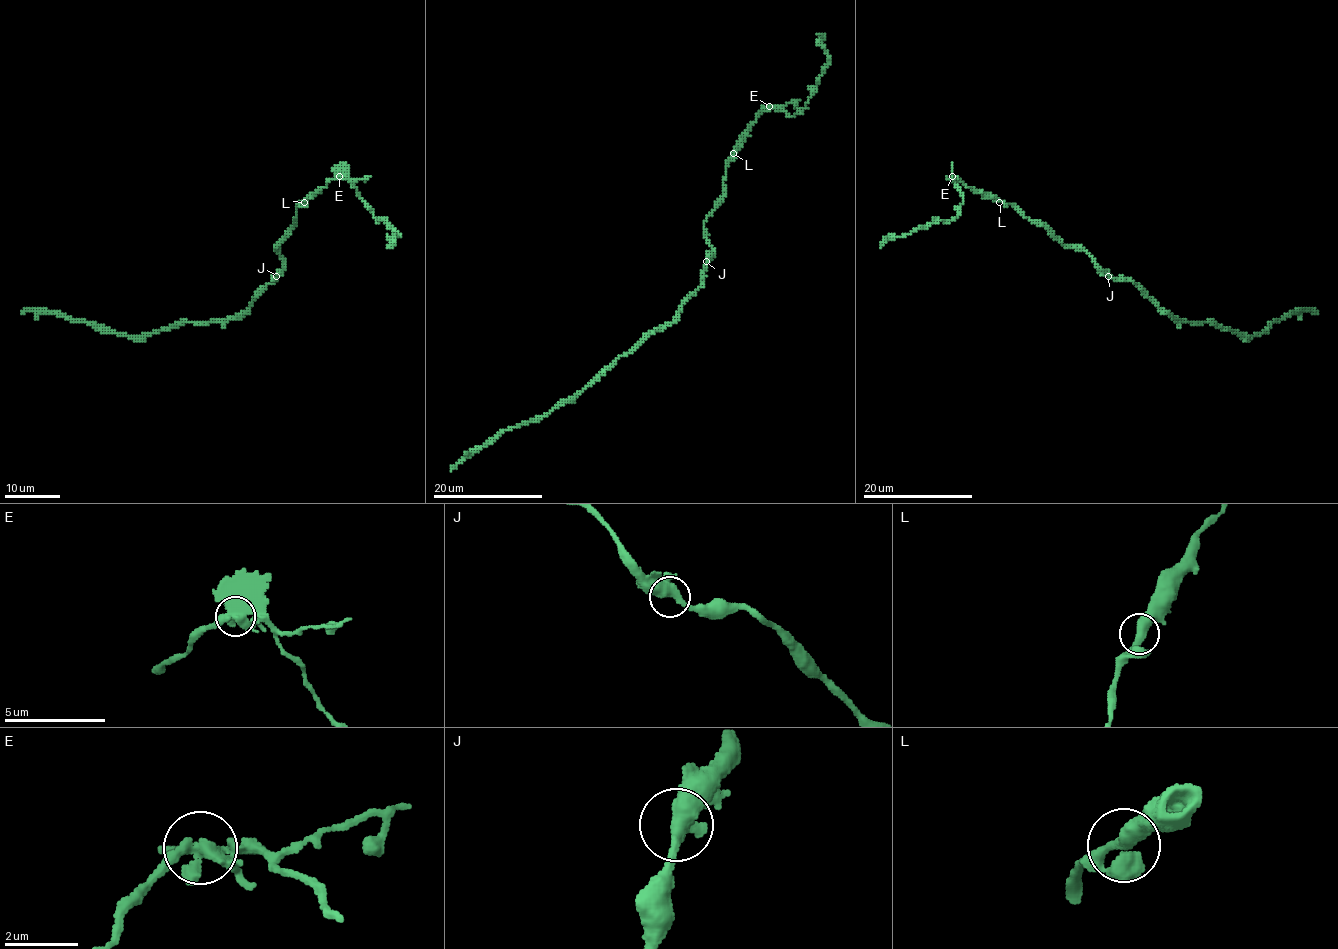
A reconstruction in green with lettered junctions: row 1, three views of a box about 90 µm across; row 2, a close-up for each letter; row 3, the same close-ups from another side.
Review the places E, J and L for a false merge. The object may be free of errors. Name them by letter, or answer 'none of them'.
E

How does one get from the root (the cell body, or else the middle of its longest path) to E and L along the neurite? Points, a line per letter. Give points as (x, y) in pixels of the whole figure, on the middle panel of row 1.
E: (707, 259), (713, 246), (706, 238), (704, 220), (722, 197), (728, 160), (739, 138), (769, 106)
L: (707, 259), (713, 246), (706, 238), (704, 220), (722, 197), (725, 168), (733, 153)

